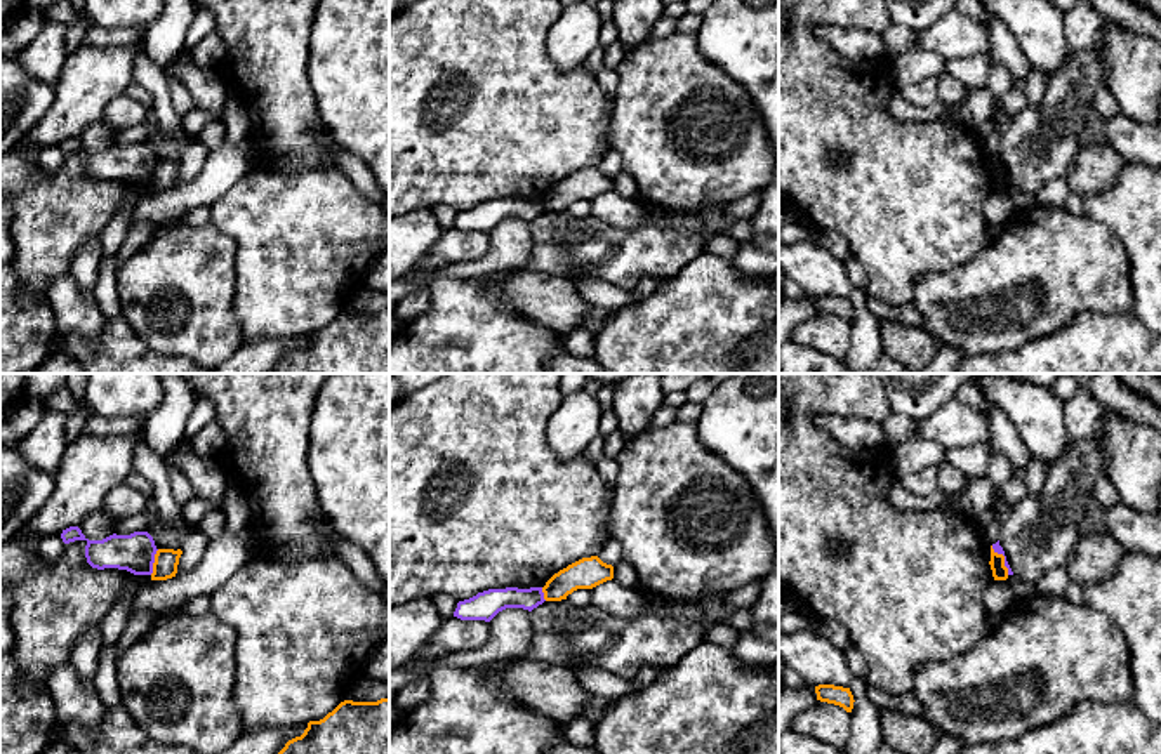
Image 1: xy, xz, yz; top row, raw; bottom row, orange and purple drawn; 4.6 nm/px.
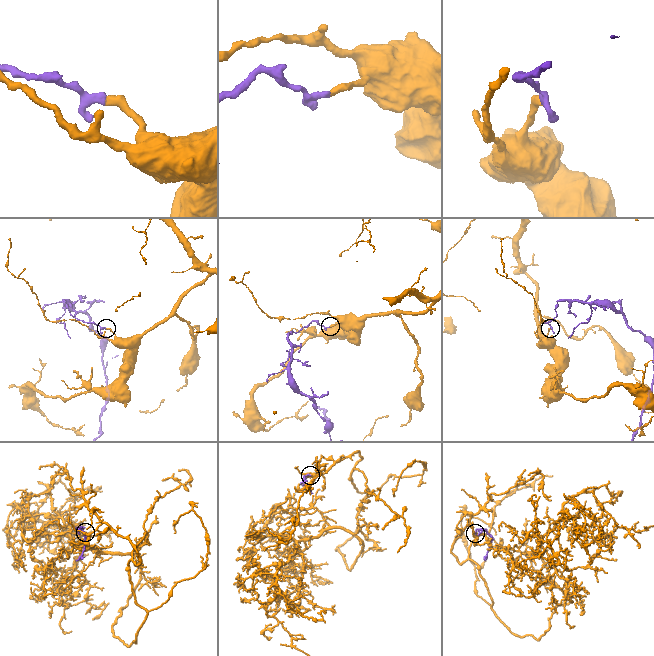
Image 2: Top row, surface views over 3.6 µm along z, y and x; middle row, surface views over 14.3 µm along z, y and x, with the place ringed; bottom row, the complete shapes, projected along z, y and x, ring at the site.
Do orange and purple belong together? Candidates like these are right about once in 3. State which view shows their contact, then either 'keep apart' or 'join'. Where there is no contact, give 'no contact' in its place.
contact in xy; keep apart

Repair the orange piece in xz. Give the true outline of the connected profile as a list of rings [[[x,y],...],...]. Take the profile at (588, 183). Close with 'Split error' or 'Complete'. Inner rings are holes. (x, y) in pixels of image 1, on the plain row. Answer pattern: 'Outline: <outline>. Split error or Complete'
Outline: [[[598,167],[582,169],[554,184],[542,198],[546,212],[567,210],[577,200],[593,200],[614,189],[614,177]]]. Complete

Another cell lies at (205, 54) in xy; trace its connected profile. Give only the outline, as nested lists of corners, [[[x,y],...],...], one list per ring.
[[[216,30],[210,31],[189,50],[191,61],[200,68],[216,68],[217,61],[224,54],[224,43]]]

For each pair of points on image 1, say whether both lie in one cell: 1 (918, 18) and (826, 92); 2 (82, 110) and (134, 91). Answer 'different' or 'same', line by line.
1: different
2: different

